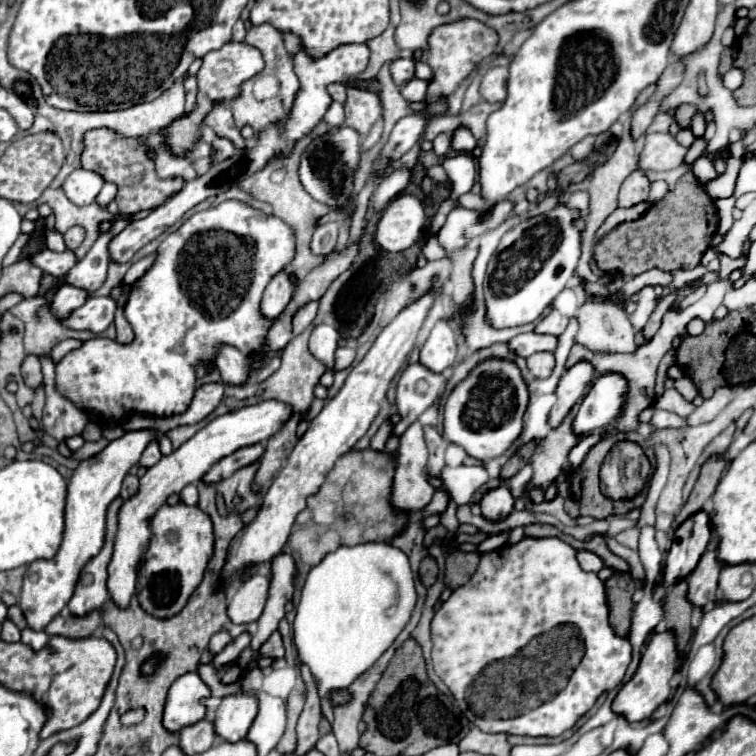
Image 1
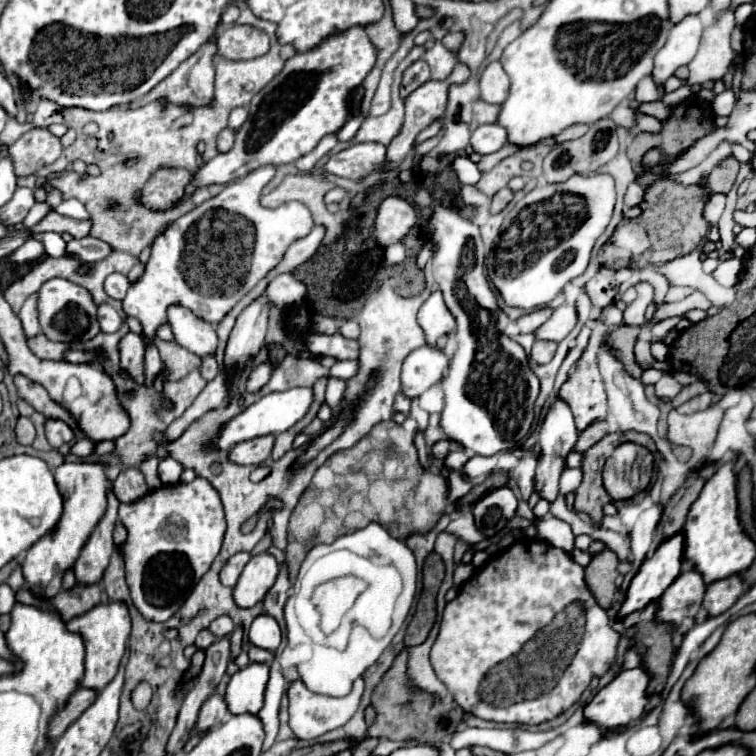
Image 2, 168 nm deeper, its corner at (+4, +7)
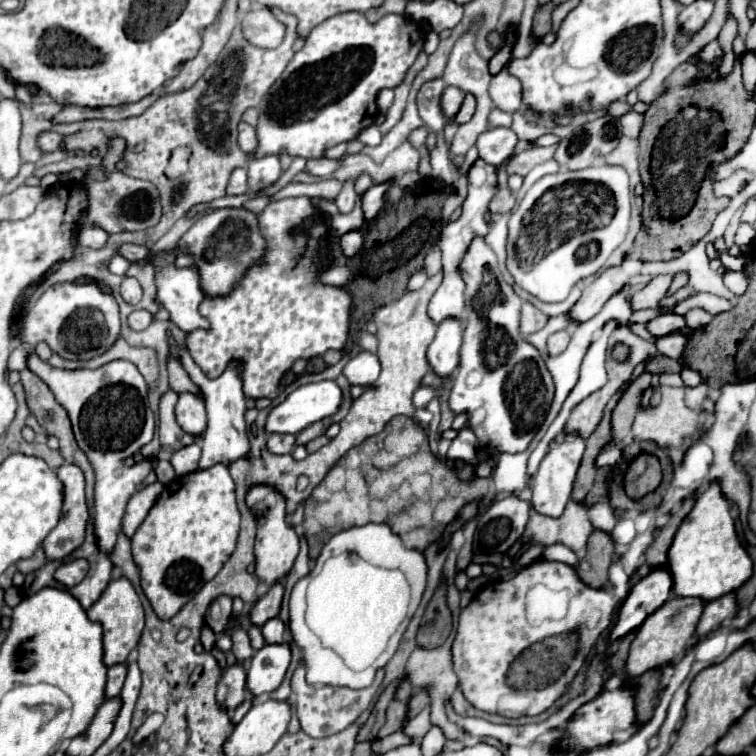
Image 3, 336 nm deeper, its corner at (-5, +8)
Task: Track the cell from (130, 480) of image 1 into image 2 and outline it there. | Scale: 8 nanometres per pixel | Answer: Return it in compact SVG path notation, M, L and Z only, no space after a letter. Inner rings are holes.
M121 468L113 480L113 494L121 502L135 502L147 494L147 484L139 468Z

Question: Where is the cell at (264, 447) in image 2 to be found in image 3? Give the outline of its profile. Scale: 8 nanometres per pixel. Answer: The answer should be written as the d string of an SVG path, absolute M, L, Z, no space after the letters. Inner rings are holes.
M272 433L268 437L268 449L272 453L292 453L296 447L296 435L276 435Z

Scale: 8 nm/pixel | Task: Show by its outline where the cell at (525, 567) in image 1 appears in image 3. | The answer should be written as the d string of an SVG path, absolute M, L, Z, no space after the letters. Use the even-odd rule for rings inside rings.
M534 561L532 565L524 567L512 581L506 581L506 583L502 583L502 581L500 581L500 583L492 583L490 587L486 587L486 589L478 595L476 601L472 601L472 603L470 603L466 609L462 609L462 613L460 613L458 635L456 635L456 639L454 639L452 653L454 653L454 669L456 669L456 675L458 675L458 679L460 679L460 687L462 687L462 691L464 691L464 697L466 697L474 707L478 707L478 709L482 709L482 711L486 711L486 713L498 713L498 715L504 715L504 717L538 715L538 713L546 711L546 709L548 709L548 707L550 707L550 705L564 693L564 689L568 687L568 683L574 679L574 675L576 675L578 669L582 667L582 663L584 663L588 651L590 651L592 645L598 641L598 637L602 635L602 631L610 627L610 621L612 621L614 611L616 611L616 603L614 603L610 591L608 591L608 589L592 589L592 587L584 585L584 583L576 577L574 569L572 569L570 565L566 565L566 563L556 563L556 561ZM568 629L580 629L580 653L576 653L576 661L572 661L571 665L564 673L564 677L560 677L560 681L556 681L556 685L564 685L564 689L556 689L556 693L544 693L544 689L534 689L534 691L524 689L524 693L516 693L516 689L508 689L508 685L504 685L504 673L508 673L508 665L512 663L512 657L516 657L516 653L520 653L520 649L526 649L528 645L540 641L540 637L548 637L548 633L568 633Z

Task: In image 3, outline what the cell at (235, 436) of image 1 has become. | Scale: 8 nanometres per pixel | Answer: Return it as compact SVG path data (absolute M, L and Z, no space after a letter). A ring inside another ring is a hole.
M318 381L298 387L284 403L274 407L266 421L268 433L298 435L308 425L326 419L342 405L342 391L334 381Z

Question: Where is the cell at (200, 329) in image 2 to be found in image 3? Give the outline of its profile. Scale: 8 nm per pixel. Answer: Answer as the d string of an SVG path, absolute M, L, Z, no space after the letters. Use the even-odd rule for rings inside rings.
M122 245L120 255L130 259L130 261L150 261L154 265L154 279L156 279L156 289L158 289L158 301L162 307L170 313L170 321L176 323L184 333L190 333L194 329L208 329L208 321L198 313L198 305L204 299L204 291L200 287L200 273L196 267L176 267L174 257L176 257L176 247L160 253L152 253L148 247L140 245Z

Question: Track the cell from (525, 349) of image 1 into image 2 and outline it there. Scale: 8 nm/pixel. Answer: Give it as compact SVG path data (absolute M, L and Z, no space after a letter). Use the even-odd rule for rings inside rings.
M561 306L553 312L553 316L537 330L533 332L537 340L553 340L561 342L575 326L577 322L577 312L573 306Z

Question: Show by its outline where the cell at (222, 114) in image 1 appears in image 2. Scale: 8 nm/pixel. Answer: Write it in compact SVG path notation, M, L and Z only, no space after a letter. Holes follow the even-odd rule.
M209 42L209 44L201 46L191 58L187 58L171 76L167 76L163 82L159 82L145 98L135 100L129 106L137 108L151 100L159 100L163 96L169 98L169 102L177 104L177 106L211 106L213 86L215 86L215 44Z

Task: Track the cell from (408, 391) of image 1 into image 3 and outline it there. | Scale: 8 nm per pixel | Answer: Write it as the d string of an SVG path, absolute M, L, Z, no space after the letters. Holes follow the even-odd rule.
M448 319L438 325L436 337L428 347L428 361L430 367L446 377L456 369L456 353L460 359L460 345L462 345L462 329L458 319Z

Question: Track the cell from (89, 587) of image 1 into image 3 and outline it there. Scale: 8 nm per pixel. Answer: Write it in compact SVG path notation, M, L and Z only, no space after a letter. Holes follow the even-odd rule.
M34 353L28 357L28 369L50 387L56 401L68 411L78 447L94 467L94 527L100 549L110 553L120 533L126 503L138 491L140 481L148 475L144 469L134 471L124 463L154 437L156 417L148 405L146 381L130 361L112 361L98 369L62 371L50 367Z

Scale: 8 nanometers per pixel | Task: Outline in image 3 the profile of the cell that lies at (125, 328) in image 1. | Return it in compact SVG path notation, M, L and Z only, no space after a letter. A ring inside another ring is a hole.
M169 390L160 399L160 423L158 423L158 435L162 443L162 455L170 457L178 449L196 443L196 437L184 433L174 417L174 405L178 401L178 393Z

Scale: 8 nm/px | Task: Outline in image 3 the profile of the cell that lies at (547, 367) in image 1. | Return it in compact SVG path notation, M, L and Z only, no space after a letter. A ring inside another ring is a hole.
M556 331L554 335L550 335L548 337L548 351L550 351L550 355L562 353L568 347L568 341L570 341L568 331Z

